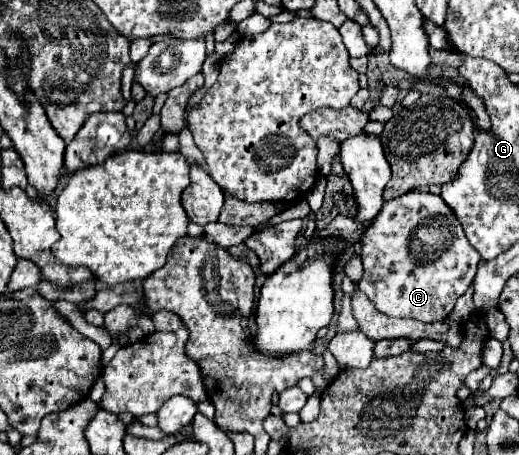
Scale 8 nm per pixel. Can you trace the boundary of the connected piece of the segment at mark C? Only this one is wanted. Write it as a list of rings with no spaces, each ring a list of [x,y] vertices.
[[[409,191],[393,201],[385,201],[377,219],[363,233],[359,243],[363,249],[365,275],[359,283],[359,291],[369,297],[379,313],[423,323],[443,321],[453,311],[455,301],[469,289],[481,257],[471,249],[463,231],[451,231],[453,237],[443,245],[439,257],[421,261],[419,255],[411,253],[411,239],[417,229],[435,217],[439,217],[439,195]]]

